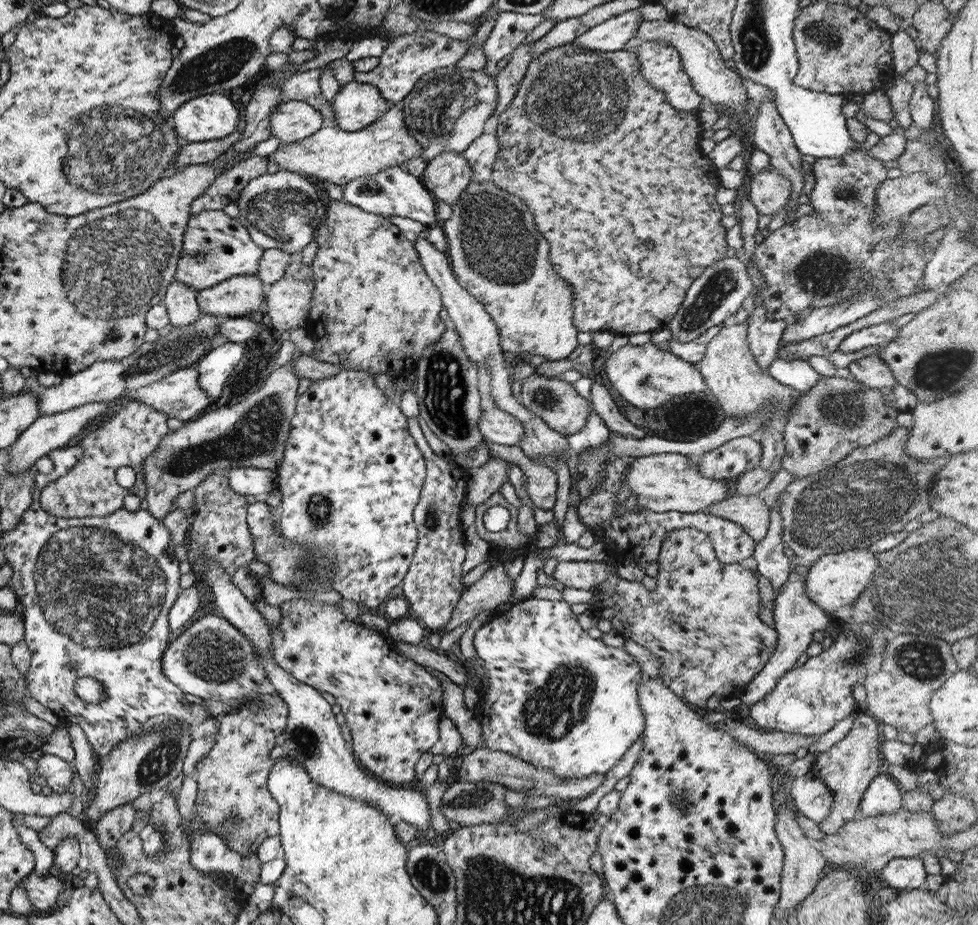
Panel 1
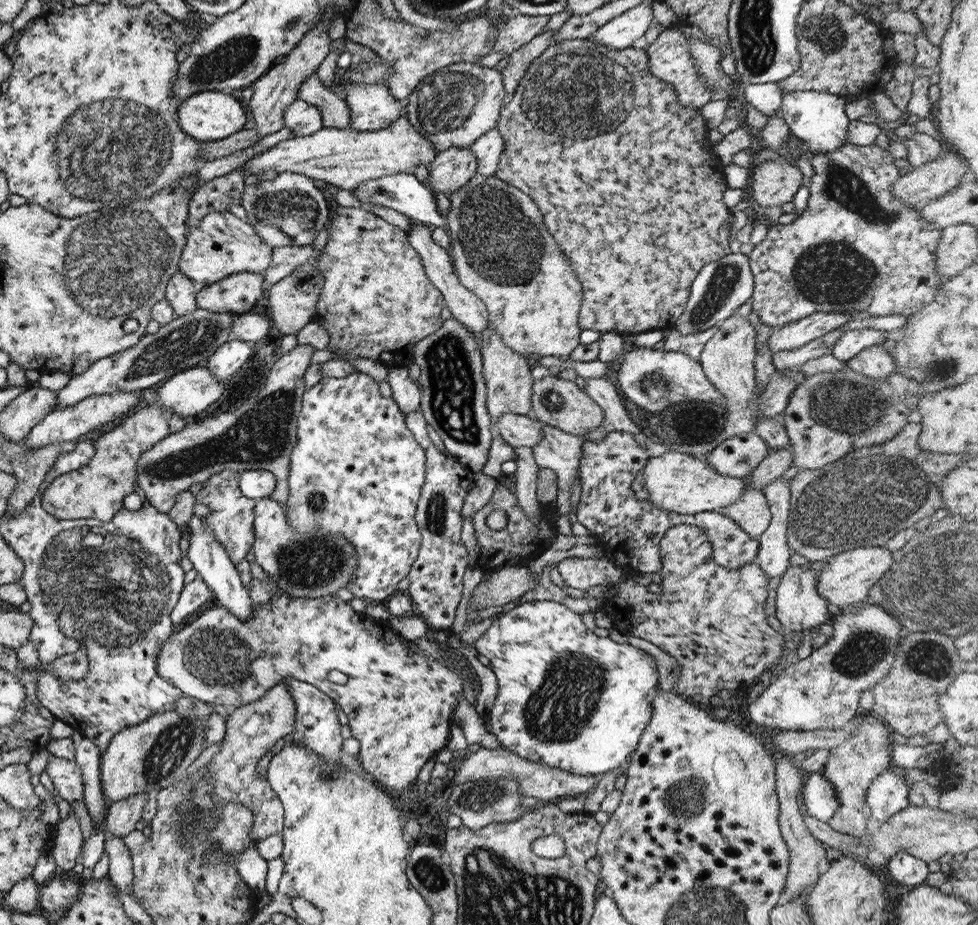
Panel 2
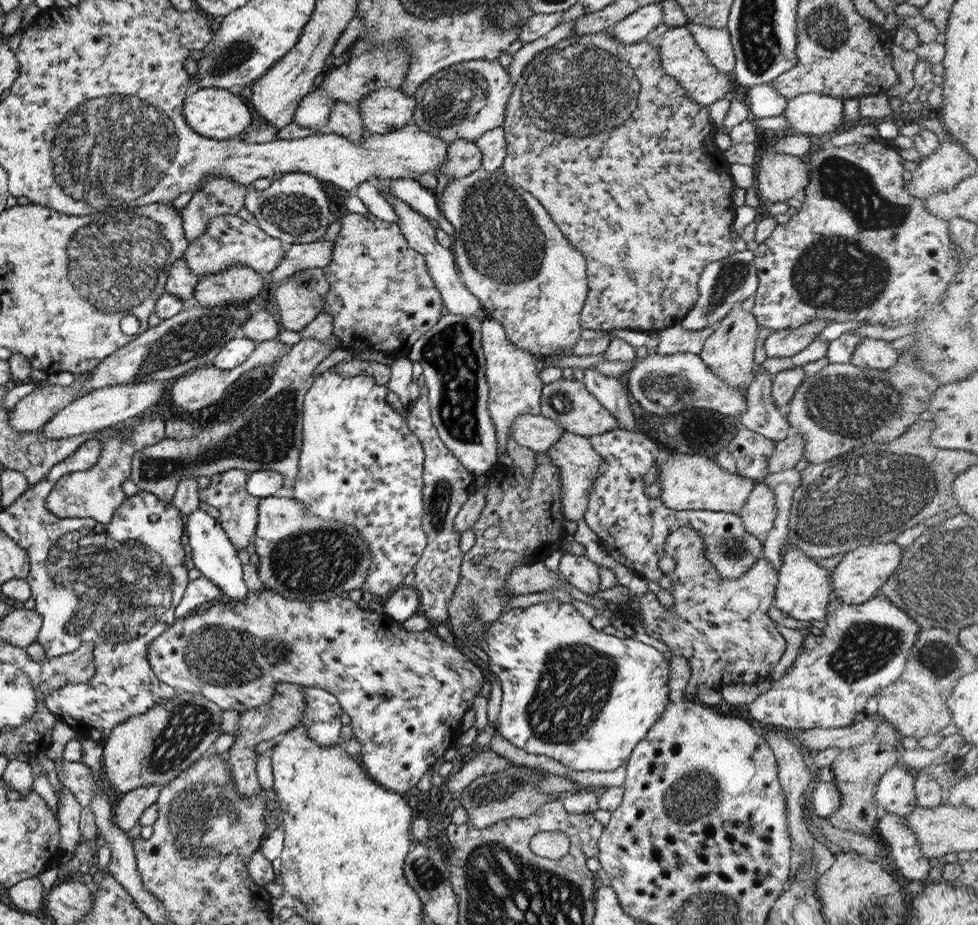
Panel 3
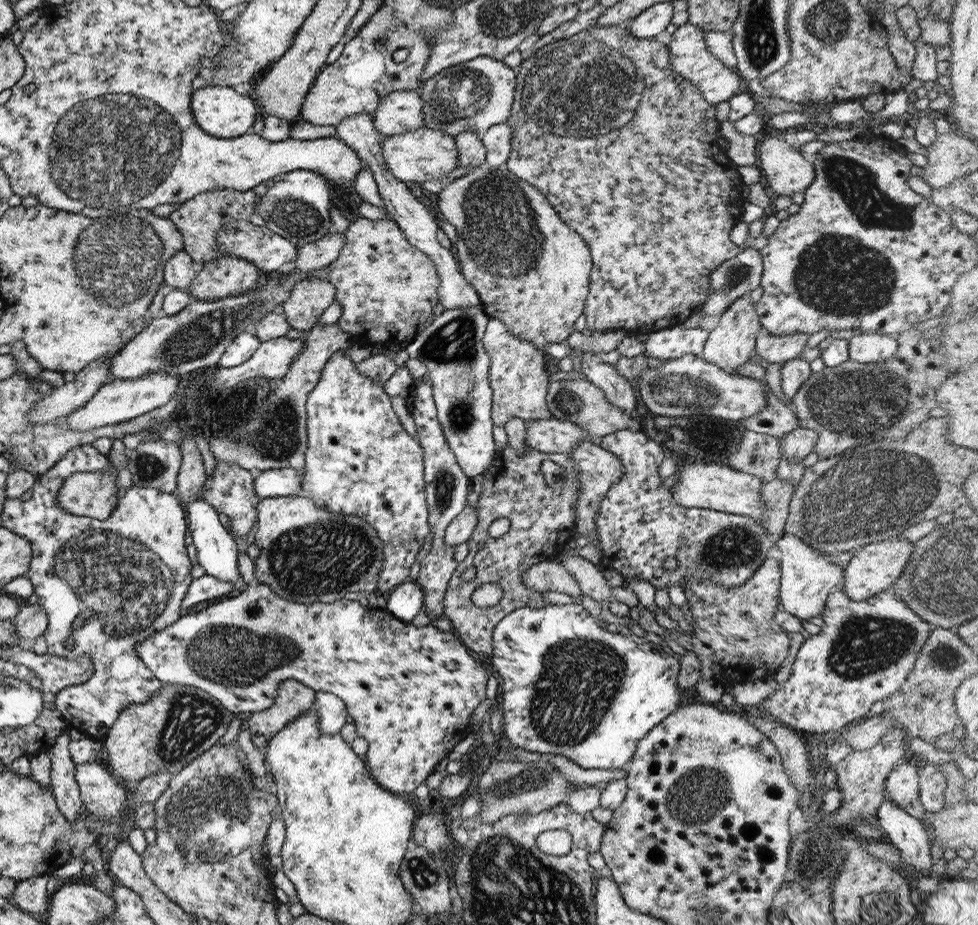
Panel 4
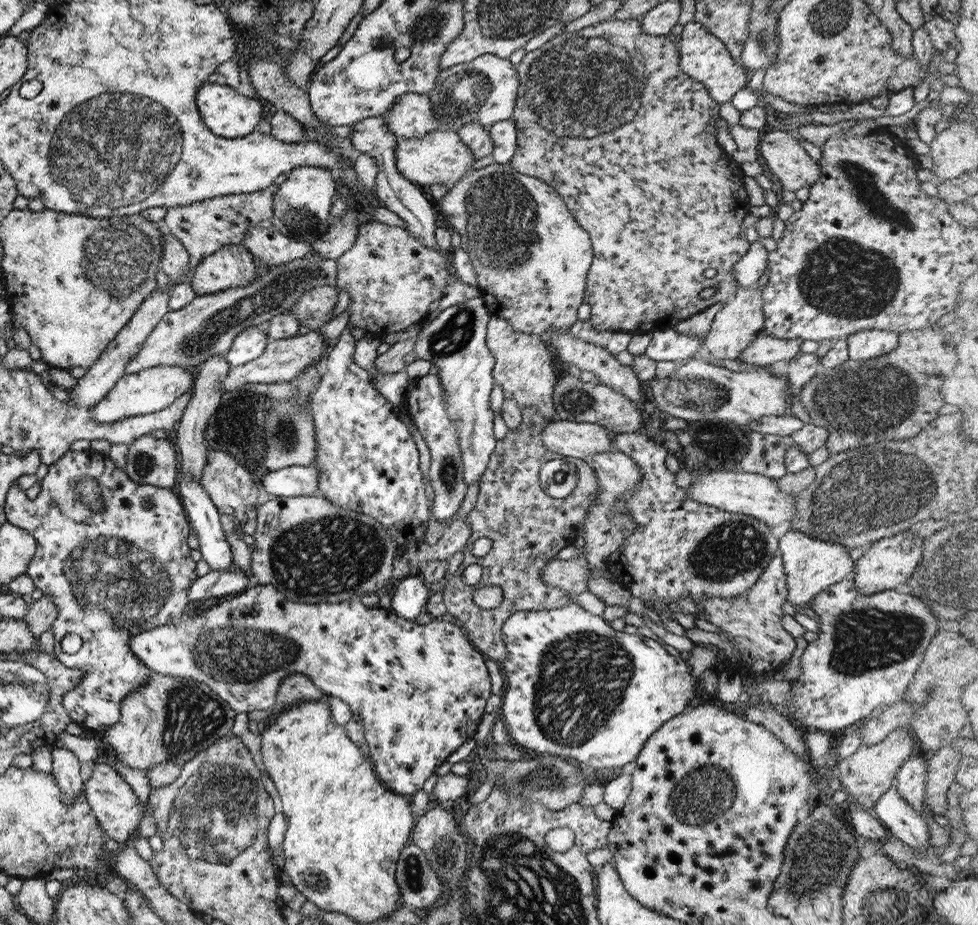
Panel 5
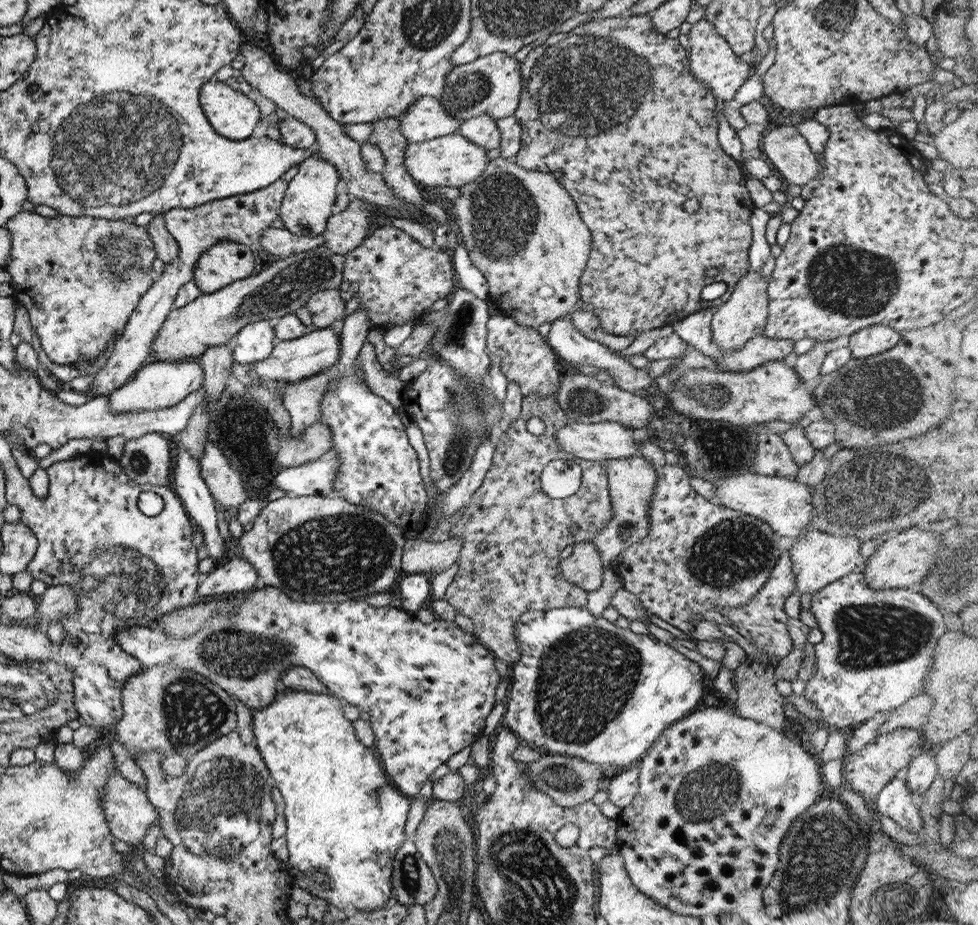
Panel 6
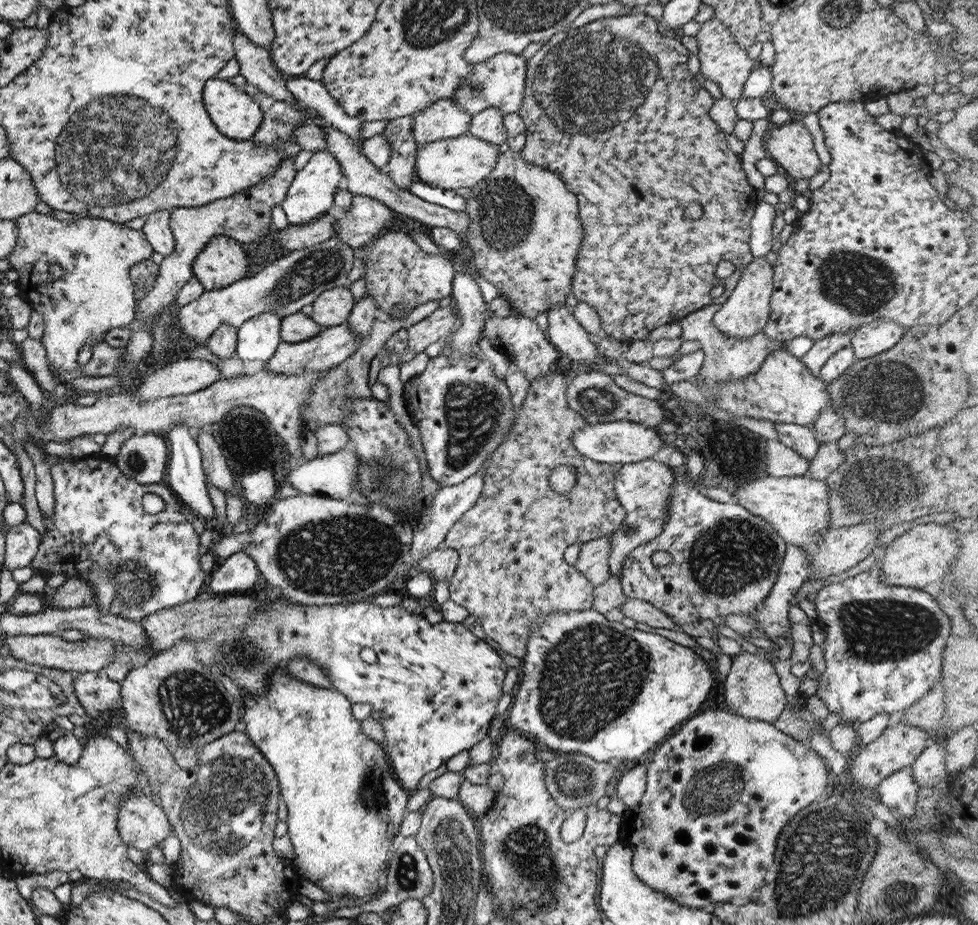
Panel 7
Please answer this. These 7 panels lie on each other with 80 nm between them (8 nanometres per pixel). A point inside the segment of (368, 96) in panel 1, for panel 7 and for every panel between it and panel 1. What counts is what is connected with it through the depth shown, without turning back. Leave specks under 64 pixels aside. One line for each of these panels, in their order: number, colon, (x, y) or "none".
2: (369, 106)
3: (386, 109)
4: (399, 111)
5: (410, 116)
6: (425, 119)
7: (442, 119)

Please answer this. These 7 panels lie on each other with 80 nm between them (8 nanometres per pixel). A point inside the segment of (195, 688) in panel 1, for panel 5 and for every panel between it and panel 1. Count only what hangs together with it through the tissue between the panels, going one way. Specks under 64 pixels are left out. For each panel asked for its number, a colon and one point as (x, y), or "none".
2: (399, 704)
3: (404, 692)
4: (410, 690)
5: (420, 690)

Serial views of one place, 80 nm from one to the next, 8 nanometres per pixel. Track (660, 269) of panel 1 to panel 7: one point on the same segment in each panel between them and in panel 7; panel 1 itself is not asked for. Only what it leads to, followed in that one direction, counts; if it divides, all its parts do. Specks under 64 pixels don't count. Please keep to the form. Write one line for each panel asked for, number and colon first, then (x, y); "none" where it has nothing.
2: (627, 184)
3: (591, 125)
4: (600, 124)
5: (604, 116)
6: (609, 108)
7: (611, 108)

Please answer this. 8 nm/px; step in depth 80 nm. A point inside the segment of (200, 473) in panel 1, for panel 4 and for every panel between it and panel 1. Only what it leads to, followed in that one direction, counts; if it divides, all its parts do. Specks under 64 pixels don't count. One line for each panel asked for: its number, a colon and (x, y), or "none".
2: (263, 440)
3: (268, 438)
4: (277, 439)

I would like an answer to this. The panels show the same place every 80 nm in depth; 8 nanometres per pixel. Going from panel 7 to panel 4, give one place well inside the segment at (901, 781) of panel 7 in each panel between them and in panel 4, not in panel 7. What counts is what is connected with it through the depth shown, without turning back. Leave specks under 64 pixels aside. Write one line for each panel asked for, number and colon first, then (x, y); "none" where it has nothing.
4: (907, 834)
5: (899, 819)
6: (894, 800)

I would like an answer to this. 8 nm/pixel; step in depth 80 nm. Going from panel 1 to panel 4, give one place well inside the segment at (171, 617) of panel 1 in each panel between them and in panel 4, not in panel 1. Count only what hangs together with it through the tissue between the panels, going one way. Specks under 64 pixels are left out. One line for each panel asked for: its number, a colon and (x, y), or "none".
2: (194, 595)
3: (200, 590)
4: (205, 588)

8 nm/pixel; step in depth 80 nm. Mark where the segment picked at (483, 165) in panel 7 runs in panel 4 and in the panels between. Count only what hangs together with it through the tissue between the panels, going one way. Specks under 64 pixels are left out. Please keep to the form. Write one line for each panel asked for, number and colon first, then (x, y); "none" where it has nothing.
4: (416, 156)
5: (439, 157)
6: (451, 160)

